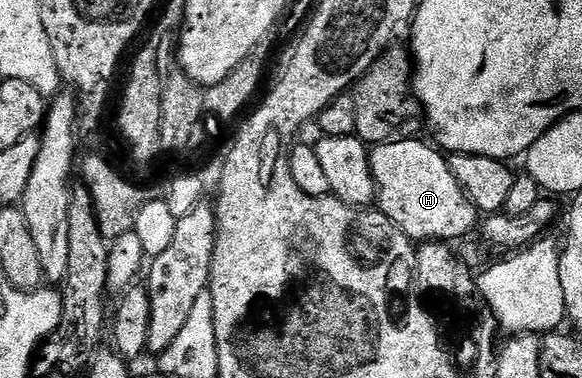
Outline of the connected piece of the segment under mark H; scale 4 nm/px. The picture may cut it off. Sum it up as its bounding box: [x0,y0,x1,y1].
[370,137,480,241]

